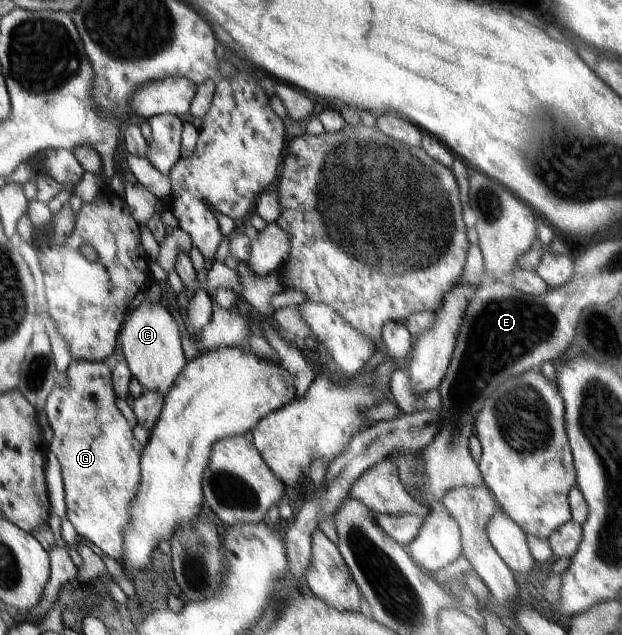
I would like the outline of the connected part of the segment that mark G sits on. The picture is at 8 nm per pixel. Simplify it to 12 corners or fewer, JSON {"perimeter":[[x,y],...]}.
{"perimeter":[[75,359],[44,411],[64,514],[118,561],[142,444],[112,362]]}

